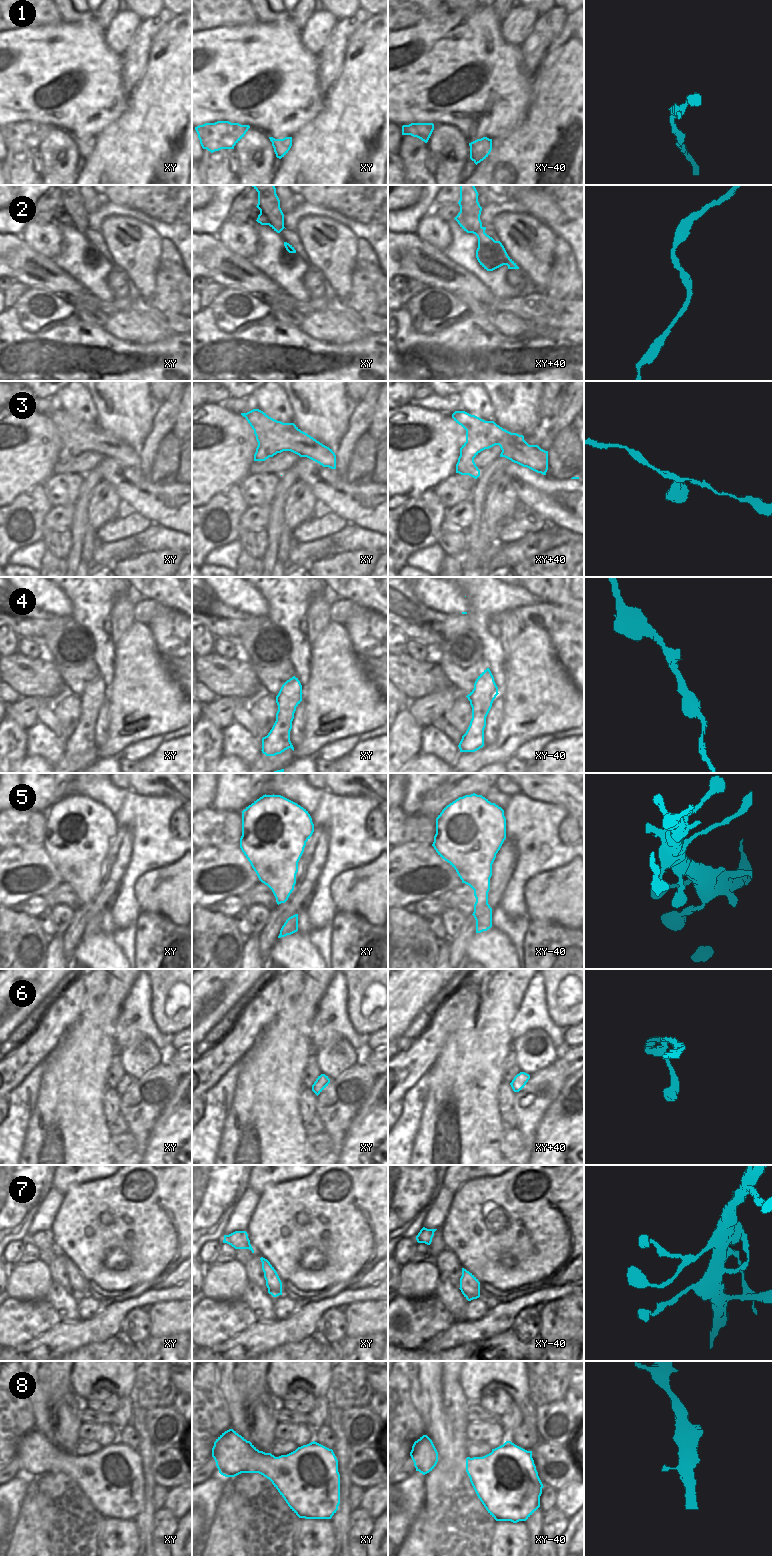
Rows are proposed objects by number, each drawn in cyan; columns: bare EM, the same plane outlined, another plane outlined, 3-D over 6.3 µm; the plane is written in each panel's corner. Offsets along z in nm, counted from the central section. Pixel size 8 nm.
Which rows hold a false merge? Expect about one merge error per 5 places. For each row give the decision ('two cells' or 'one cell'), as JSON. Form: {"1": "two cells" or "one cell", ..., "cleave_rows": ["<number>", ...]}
{"1": "one cell", "2": "one cell", "3": "one cell", "4": "one cell", "5": "one cell", "6": "one cell", "7": "one cell", "8": "one cell", "cleave_rows": []}

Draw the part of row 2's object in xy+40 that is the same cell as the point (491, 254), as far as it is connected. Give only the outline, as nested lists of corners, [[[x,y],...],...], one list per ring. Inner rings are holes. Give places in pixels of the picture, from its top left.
[[[460,185],[460,212],[454,219],[464,231],[477,236],[476,258],[484,269],[493,271],[503,265],[507,265],[508,269],[519,269],[502,243],[485,233],[486,227],[482,226],[480,220],[482,207],[478,202],[478,195],[474,185]]]

